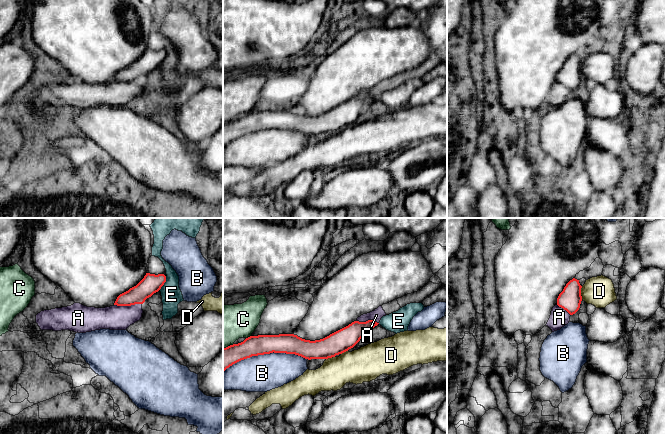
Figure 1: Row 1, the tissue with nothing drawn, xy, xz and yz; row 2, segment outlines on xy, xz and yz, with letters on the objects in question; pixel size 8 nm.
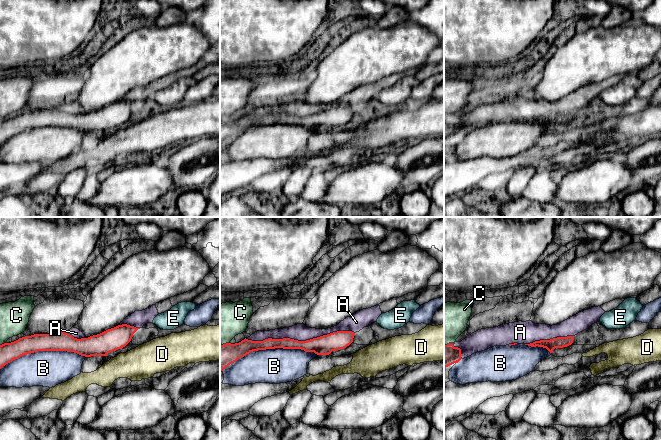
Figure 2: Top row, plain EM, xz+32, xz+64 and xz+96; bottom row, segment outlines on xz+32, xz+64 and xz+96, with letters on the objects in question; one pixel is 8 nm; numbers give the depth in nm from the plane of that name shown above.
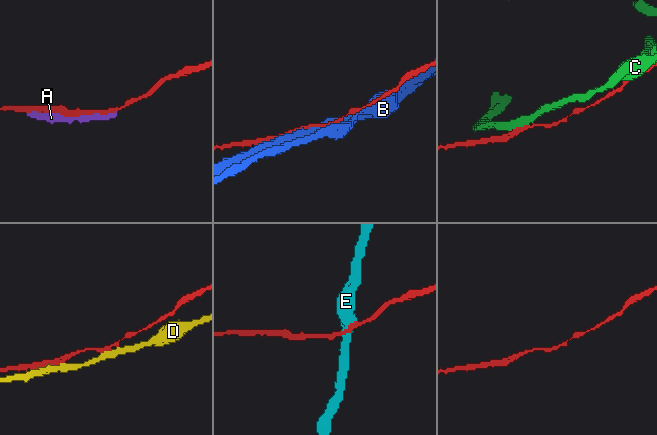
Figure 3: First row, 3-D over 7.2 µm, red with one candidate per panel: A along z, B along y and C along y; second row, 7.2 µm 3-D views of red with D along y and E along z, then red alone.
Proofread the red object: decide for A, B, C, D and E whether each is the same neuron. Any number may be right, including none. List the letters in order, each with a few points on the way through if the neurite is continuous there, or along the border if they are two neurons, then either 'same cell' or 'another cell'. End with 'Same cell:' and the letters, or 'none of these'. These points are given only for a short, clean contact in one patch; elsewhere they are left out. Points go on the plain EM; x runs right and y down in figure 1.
A: same cell
B: another cell
C: another cell
D: another cell
E: another cell
Same cell: A

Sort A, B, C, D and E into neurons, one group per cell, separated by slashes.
A / B / C / D / E

